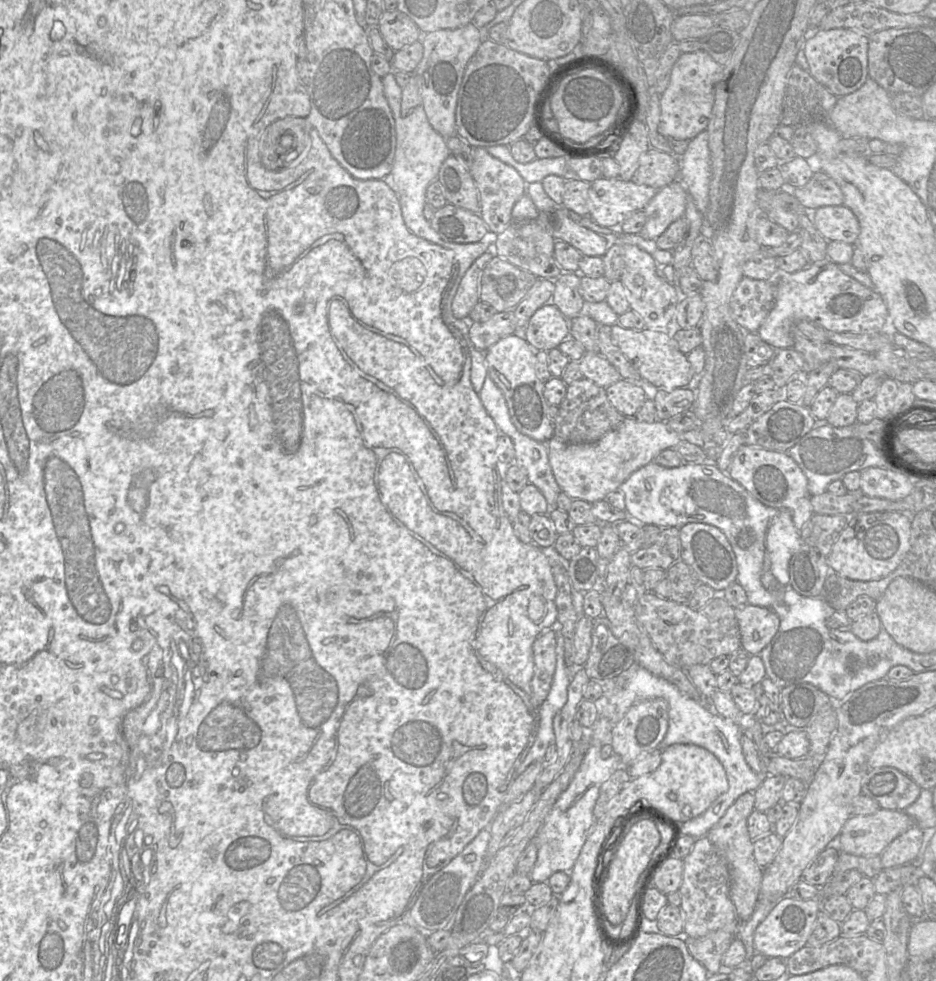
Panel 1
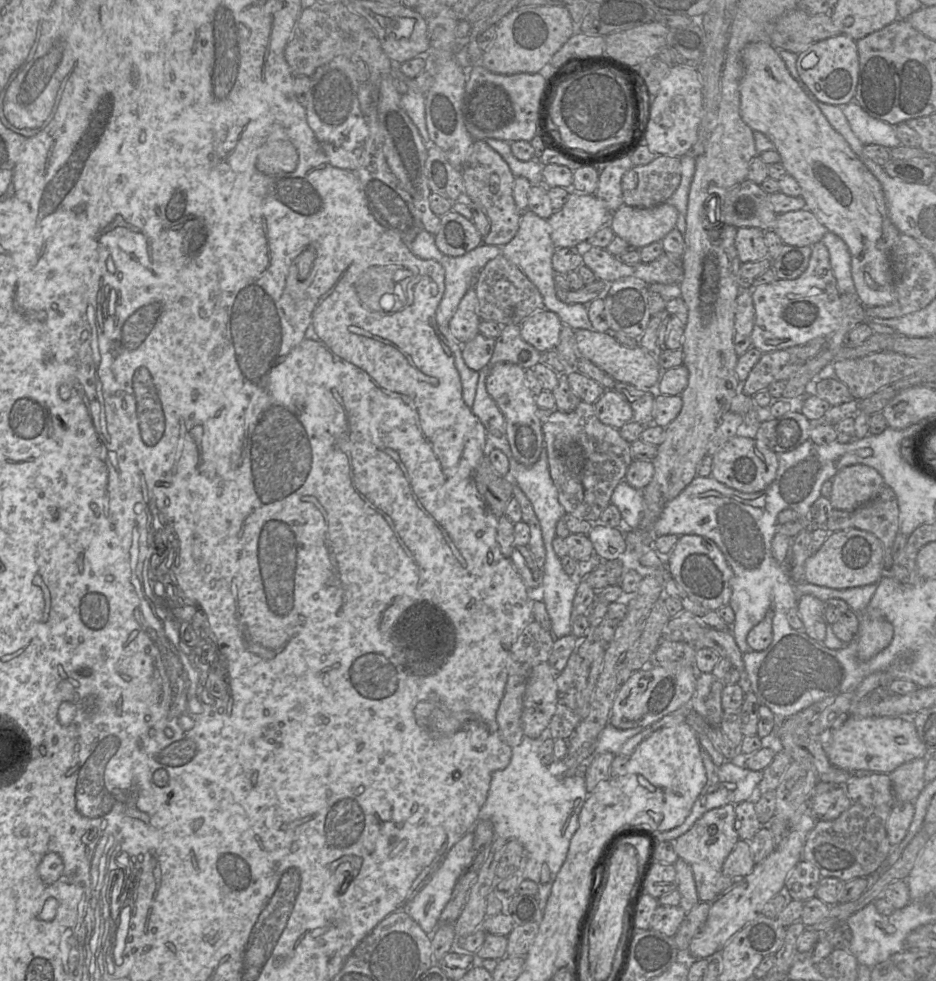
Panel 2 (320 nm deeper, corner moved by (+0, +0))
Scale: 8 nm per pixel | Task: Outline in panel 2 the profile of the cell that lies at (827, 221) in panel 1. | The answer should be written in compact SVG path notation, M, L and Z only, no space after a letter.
M807 208L778 214L774 229L768 231L775 232L782 240L783 244L796 247L812 247L815 243L820 242L828 232L827 228L822 225L815 215Z

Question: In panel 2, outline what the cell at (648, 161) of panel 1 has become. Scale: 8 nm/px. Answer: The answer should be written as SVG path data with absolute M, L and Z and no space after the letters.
M659 155L646 165L632 166L623 175L623 202L637 208L665 203L678 188L680 180L680 158Z

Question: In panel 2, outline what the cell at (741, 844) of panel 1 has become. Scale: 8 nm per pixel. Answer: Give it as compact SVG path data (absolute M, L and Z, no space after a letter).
M734 804L711 809L705 812L686 833L673 841L678 857L692 868L700 902L712 903L721 895L723 863L740 839L735 830L735 820Z

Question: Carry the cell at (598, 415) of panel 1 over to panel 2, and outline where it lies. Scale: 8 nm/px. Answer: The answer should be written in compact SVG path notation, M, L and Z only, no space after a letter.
M581 401L577 408L570 413L564 413L559 410L554 409L552 414L548 418L548 420L542 424L542 432L544 434L544 442L545 448L547 450L547 457L548 457L548 467L550 471L551 479L554 482L554 485L558 491L558 500L560 504L563 506L566 513L572 514L577 518L584 519L591 523L598 523L599 518L602 512L610 505L611 496L613 494L614 489L617 485L625 480L625 475L629 465L632 463L633 459L630 455L630 445L631 443L624 440L618 429L611 427L609 425L603 424L597 415L595 414L595 409L593 404L589 404L586 402Z

